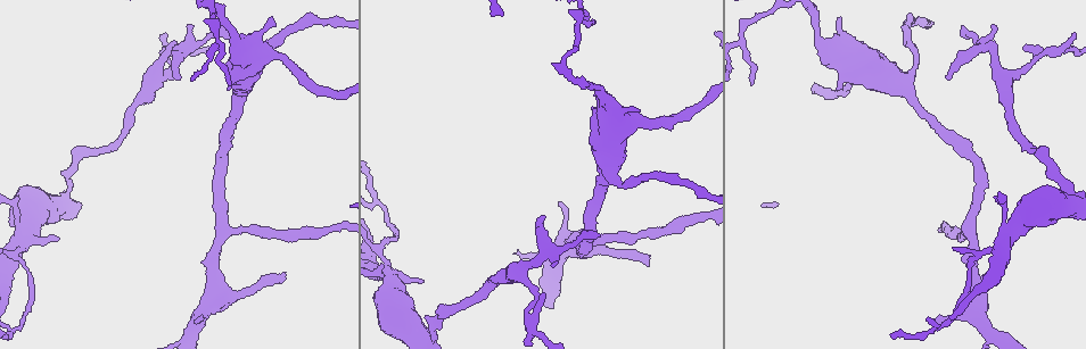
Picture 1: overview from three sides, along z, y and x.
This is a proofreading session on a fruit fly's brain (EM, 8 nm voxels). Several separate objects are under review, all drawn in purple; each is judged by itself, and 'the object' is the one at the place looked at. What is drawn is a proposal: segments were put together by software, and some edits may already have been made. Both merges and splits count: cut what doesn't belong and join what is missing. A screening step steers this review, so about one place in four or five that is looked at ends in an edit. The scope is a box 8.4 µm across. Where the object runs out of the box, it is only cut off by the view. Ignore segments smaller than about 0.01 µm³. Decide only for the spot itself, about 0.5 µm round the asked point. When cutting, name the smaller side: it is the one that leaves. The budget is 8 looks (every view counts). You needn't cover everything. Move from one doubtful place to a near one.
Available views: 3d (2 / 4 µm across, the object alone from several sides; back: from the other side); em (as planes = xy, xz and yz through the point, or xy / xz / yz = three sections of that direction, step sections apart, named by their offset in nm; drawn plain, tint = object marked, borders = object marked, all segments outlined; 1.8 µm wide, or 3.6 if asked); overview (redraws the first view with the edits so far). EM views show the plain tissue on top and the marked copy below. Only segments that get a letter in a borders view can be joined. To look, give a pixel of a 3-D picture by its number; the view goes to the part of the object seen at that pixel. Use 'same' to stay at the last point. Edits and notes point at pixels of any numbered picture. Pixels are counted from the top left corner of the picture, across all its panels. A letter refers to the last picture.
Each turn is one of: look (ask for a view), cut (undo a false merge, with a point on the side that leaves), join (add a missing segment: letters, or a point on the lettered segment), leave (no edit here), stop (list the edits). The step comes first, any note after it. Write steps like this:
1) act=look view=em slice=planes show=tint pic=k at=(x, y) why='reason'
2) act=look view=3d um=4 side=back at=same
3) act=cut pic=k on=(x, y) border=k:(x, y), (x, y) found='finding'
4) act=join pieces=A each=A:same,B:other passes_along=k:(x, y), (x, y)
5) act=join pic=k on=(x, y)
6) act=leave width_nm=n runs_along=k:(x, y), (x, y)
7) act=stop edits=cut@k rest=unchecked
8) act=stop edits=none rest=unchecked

act=look view=em slice=yz step=4 show=borders pic=1 at=(647, 258) why='free end'

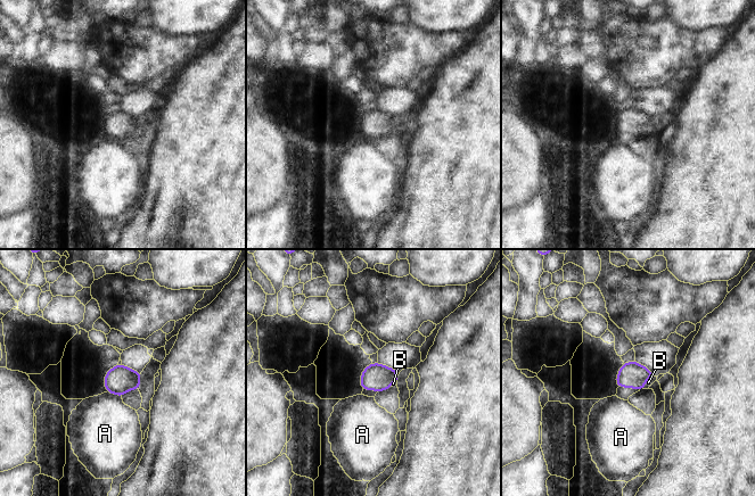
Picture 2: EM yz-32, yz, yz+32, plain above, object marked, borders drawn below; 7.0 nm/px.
act=look view=em slice=xz step=16 show=borders at=same why='another direction'

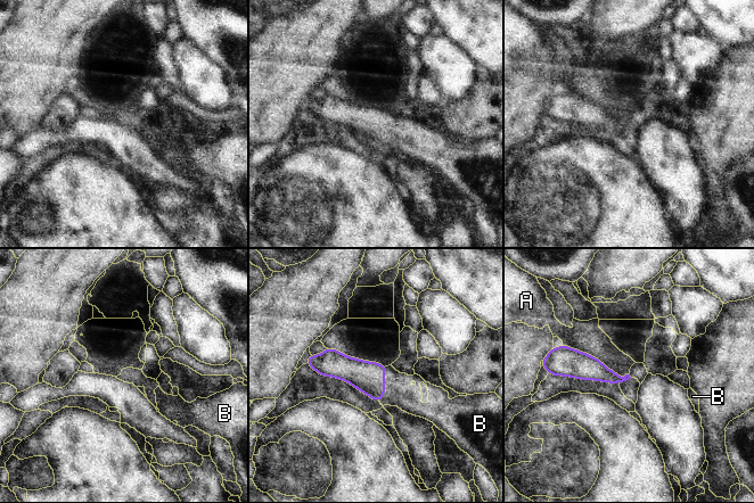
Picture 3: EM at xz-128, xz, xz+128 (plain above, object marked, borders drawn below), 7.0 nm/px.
act=join pieces=B each=A:other,B:same passes_along=3:(368, 377), (384, 385), (399, 392) found='it goes on there'

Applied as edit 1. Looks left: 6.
act=look view=3d um=2 pic=1 at=(227, 89) why='branch stops here'

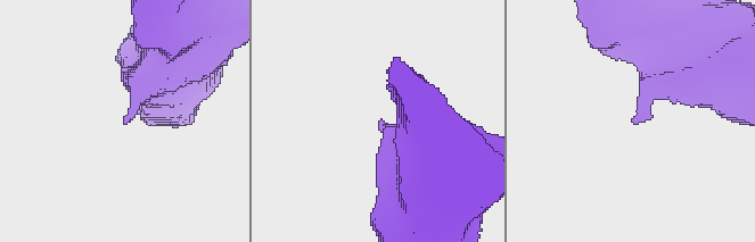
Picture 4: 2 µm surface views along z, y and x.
act=look view=em slice=planes show=borders pic=4 at=(634, 118) why='shape alone is not enough'

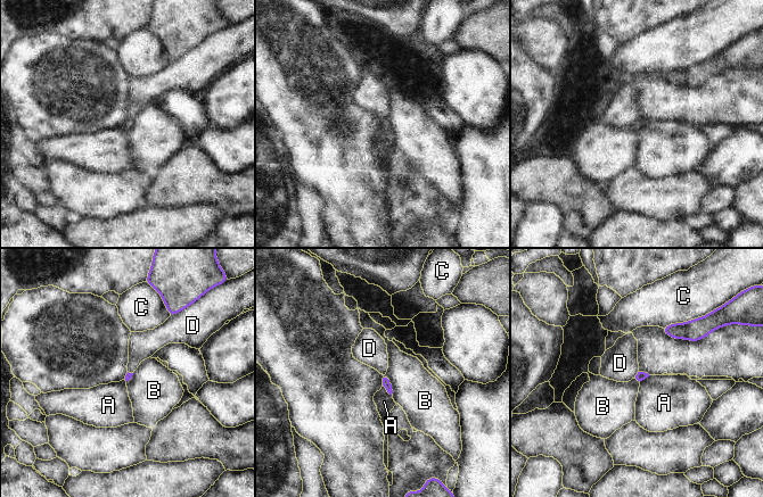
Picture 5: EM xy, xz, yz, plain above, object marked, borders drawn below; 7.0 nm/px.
act=leave each=A:other,B:other,C:other,D:other border=5:(177, 313), (170, 316) found='none of them fits'

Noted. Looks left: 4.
act=look view=em slice=planes show=borders pic=1 at=(548, 253) why='three arms meet'

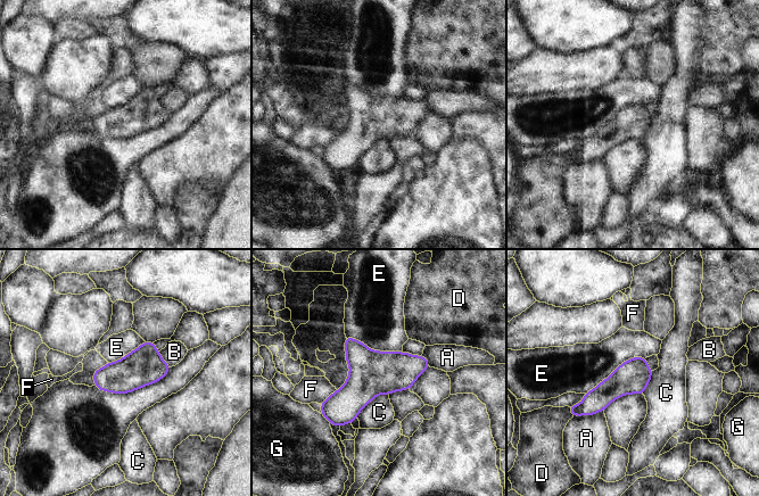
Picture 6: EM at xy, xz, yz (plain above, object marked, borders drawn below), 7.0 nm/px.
act=leave each=A:other,B:other,C:other,D:other,E:other,F:other,G:other runs_along=6:(426, 364), (377, 372), (324, 412) found='all the same neuron'

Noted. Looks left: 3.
act=stop edits=join@3 rest=unchecked

